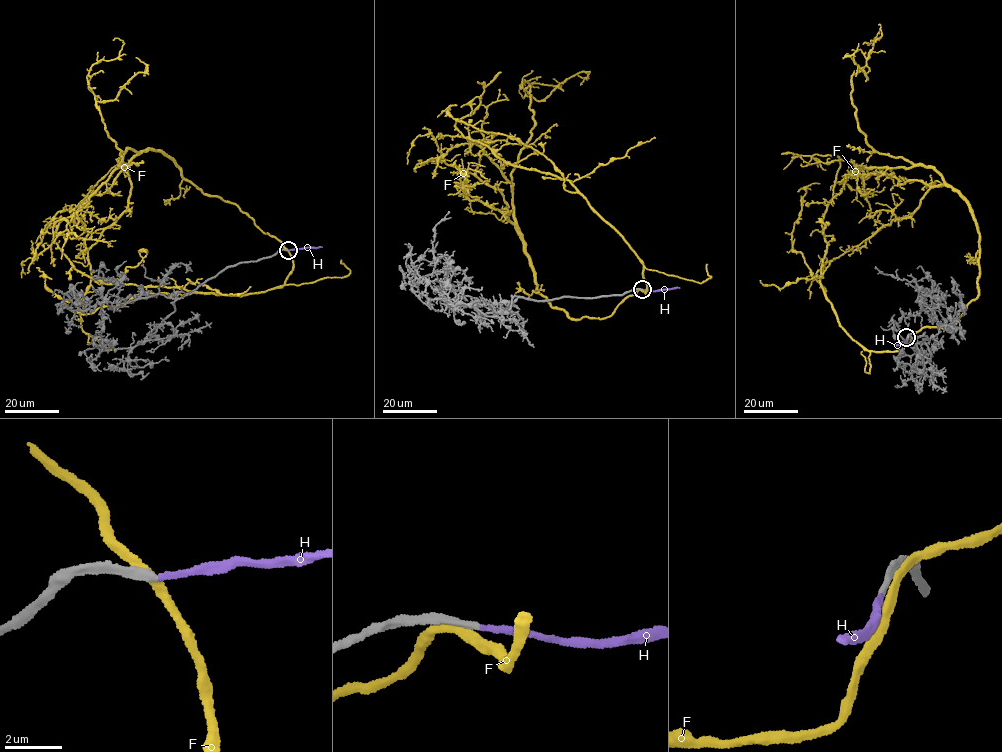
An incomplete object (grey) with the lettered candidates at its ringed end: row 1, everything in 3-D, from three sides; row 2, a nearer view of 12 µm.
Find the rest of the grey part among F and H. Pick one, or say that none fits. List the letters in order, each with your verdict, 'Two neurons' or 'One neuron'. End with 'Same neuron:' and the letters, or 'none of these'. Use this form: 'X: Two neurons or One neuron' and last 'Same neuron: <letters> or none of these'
F: Two neurons
H: One neuron
Same neuron: H

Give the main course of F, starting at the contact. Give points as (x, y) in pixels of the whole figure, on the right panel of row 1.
F: (908, 337), (976, 298), (980, 238), (932, 168), (866, 142), (859, 43)

